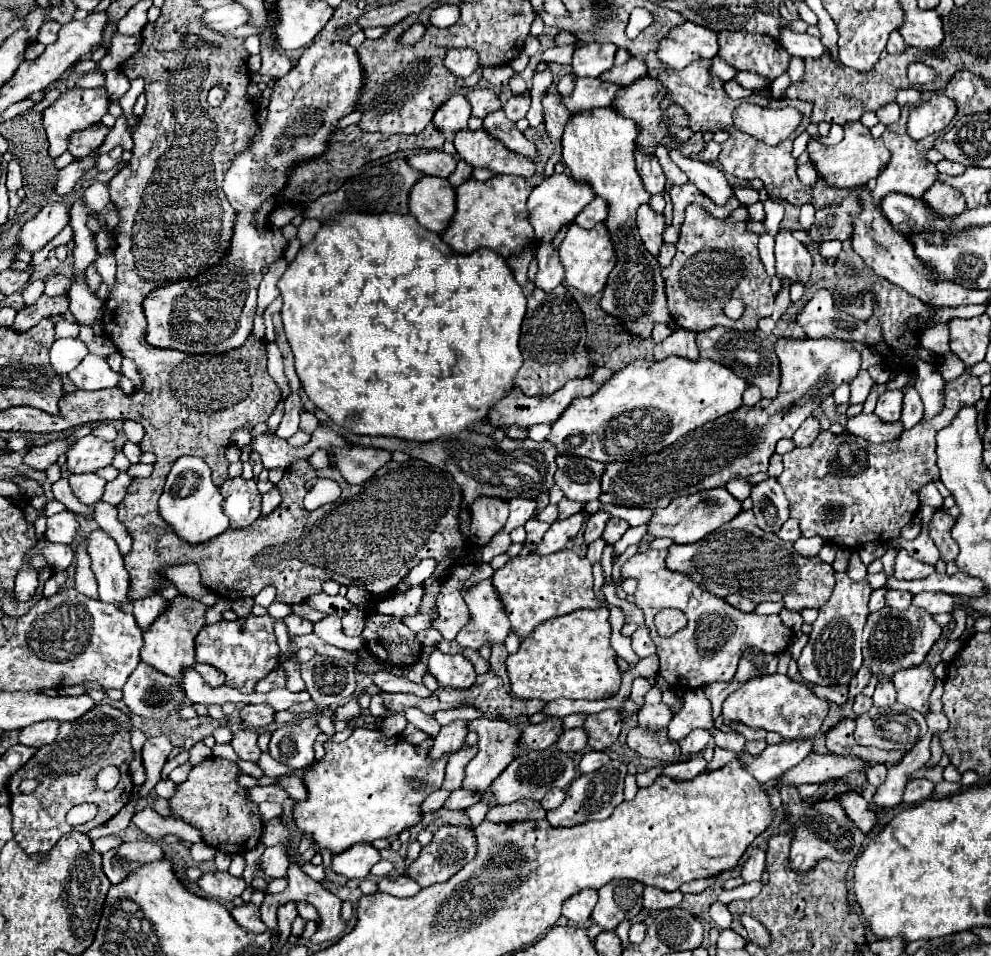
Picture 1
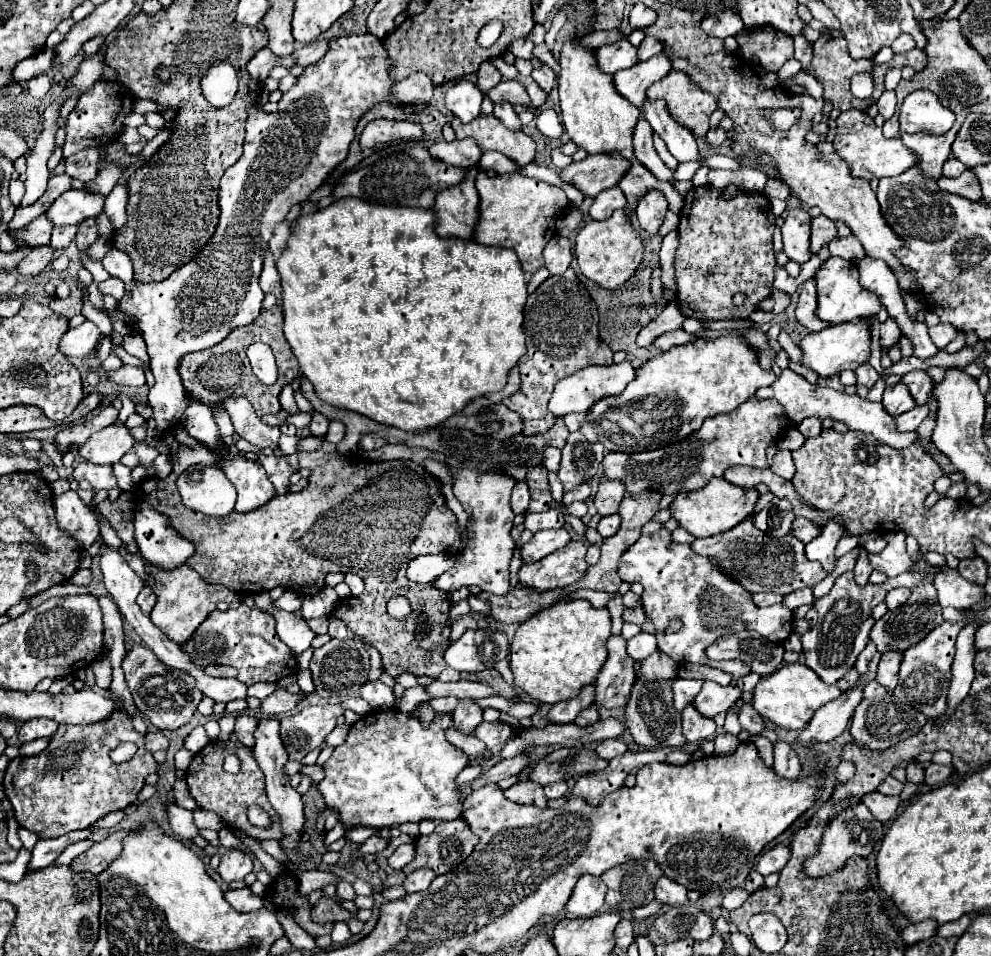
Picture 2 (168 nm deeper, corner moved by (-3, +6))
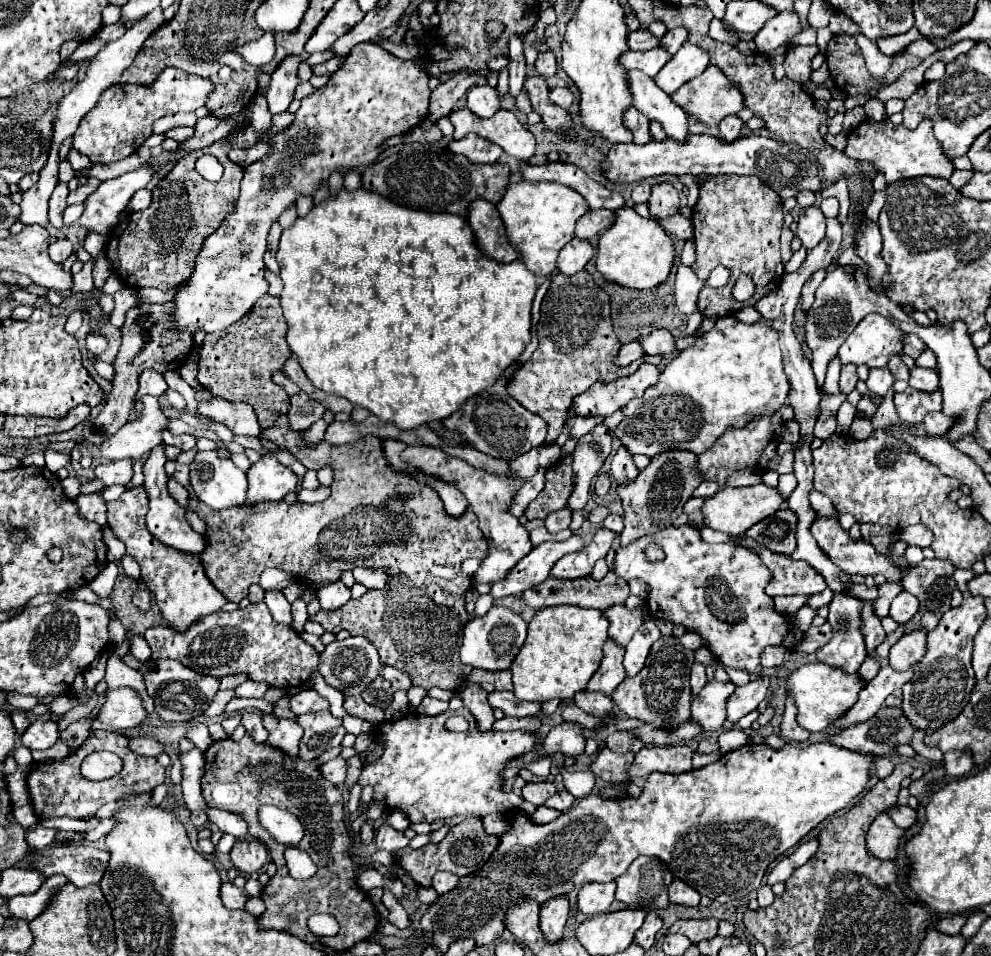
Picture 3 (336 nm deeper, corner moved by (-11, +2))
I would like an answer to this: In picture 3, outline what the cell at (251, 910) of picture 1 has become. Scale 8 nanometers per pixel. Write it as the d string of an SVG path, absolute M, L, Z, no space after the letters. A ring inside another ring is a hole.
M227 881L221 885L221 899L227 909L245 909L249 895L245 893L245 889L237 889L233 883Z

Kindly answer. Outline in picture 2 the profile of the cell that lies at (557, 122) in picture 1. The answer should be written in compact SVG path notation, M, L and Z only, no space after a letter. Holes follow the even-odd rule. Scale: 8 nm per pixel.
M541 65L541 67L533 69L533 71L531 71L531 77L533 77L539 85L543 85L543 89L545 89L547 93L551 91L551 87L553 87L553 83L555 83L555 73L553 73L553 69L551 69L549 65Z

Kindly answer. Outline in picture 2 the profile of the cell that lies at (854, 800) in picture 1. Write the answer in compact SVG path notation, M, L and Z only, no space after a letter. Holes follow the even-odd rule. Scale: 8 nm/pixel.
M875 791L875 793L869 793L867 797L863 797L863 803L871 809L875 819L879 819L881 823L887 823L889 819L895 817L901 799L899 797L885 797Z

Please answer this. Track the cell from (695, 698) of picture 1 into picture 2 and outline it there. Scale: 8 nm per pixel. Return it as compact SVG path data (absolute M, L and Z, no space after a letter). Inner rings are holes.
M705 681L693 703L705 717L715 717L717 713L729 711L729 707L733 707L741 699L741 695L743 691L735 683L721 687L713 681Z

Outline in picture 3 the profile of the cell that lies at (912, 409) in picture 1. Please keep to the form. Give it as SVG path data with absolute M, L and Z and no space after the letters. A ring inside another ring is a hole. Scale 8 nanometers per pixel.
M913 367L911 369L911 377L909 377L909 385L917 391L925 391L925 393L933 393L939 389L939 373L935 369L921 369L921 367Z

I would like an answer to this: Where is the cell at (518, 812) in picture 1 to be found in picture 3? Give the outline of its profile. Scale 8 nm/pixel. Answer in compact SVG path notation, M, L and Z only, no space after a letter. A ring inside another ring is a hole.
M549 781L545 783L527 783L523 789L521 789L521 797L533 805L543 805L553 793L557 791L557 787Z

